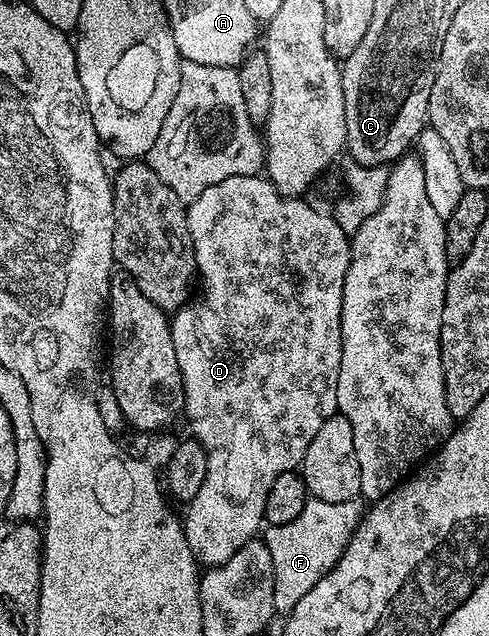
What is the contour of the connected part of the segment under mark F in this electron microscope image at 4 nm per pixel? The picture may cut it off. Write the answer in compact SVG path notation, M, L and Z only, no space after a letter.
M314 497L306 501L303 511L299 511L291 523L269 525L264 530L263 540L267 551L271 551L273 564L273 607L278 614L288 615L295 603L299 603L299 599L303 599L303 595L307 595L307 591L311 591L311 587L339 563L366 508L361 497L347 499L347 503L323 503L323 499Z

